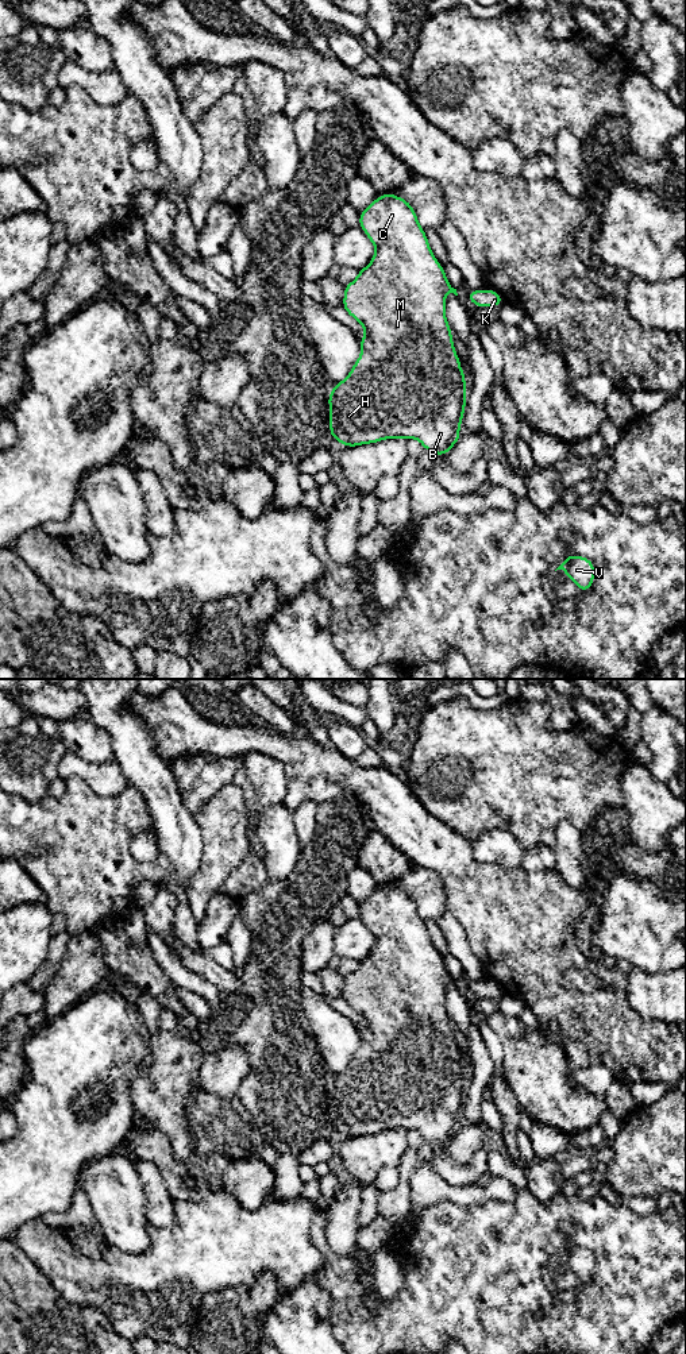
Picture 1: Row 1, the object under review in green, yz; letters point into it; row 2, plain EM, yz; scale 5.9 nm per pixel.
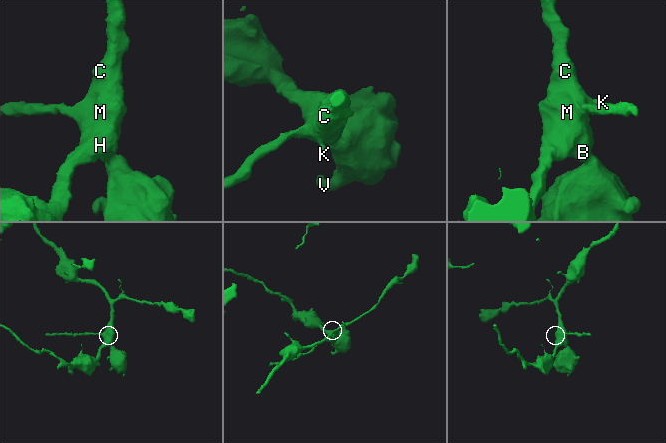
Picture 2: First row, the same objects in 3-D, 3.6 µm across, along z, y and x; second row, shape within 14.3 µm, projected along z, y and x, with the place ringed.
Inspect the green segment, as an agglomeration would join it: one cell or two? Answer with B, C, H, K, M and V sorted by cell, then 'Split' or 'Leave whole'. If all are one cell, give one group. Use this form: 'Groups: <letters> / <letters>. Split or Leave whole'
Groups: B C H K M V. Leave whole

